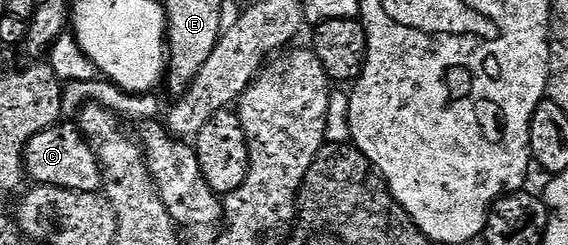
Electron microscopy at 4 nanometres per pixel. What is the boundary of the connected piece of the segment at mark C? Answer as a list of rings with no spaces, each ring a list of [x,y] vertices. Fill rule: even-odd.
[[[71,121],[60,122],[33,136],[23,154],[23,166],[30,182],[41,187],[60,187],[89,193],[98,192],[103,185],[103,166],[99,164],[95,148]]]

